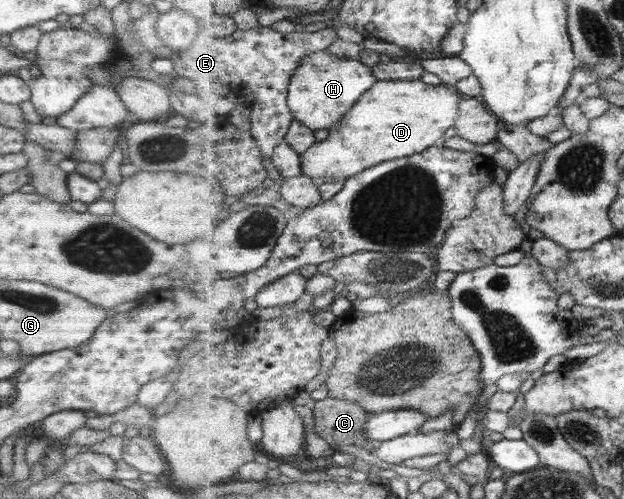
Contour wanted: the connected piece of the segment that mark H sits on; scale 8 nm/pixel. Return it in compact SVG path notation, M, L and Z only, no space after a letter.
M326 50L305 57L290 80L288 105L293 118L309 129L330 129L379 81L371 66L360 59L339 58Z

